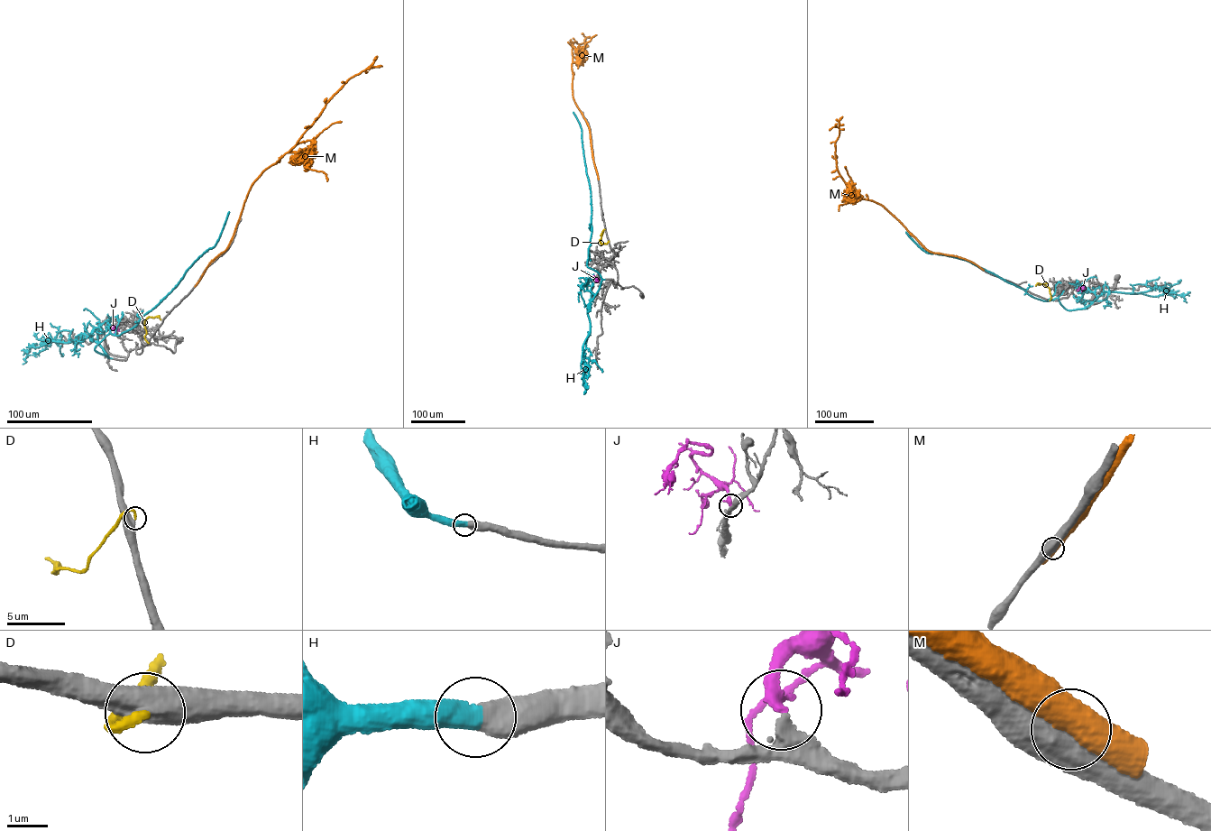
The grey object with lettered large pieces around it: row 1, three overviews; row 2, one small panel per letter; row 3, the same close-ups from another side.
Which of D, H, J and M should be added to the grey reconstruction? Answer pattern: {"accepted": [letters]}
{"accepted": ["D", "H", "J"]}

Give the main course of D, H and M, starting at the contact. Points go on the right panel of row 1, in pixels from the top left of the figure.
D: (1050, 300), (1050, 288), (1043, 283), (1035, 286)
H: (1086, 309), (1068, 310), (1057, 298), (1046, 301), (1034, 298), (969, 262), (926, 253), (905, 232)
M: (982, 269), (964, 259), (929, 251), (884, 207), (857, 197), (848, 188), (838, 170), (835, 154), (842, 116)

